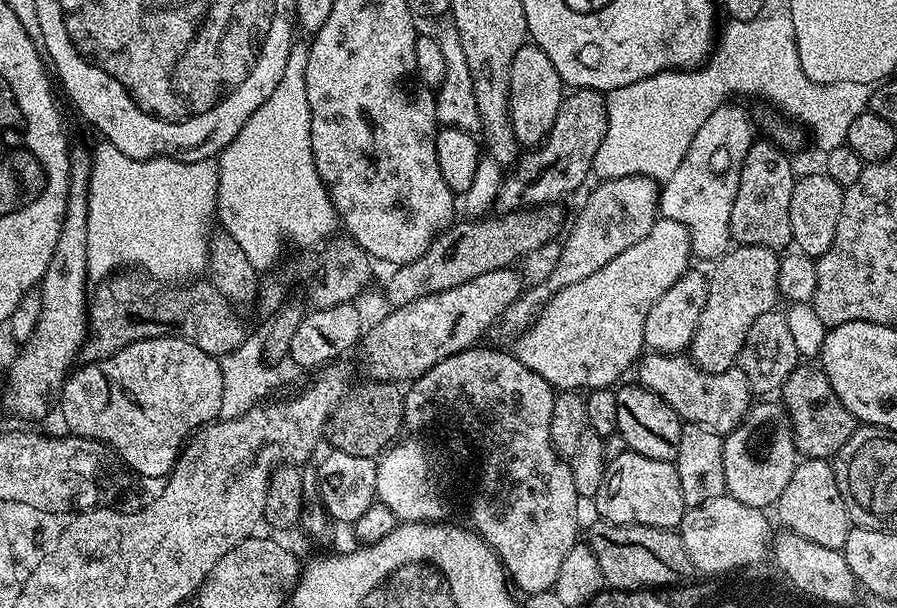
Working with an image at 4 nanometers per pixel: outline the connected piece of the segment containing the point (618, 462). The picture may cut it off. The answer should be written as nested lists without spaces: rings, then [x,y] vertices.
[[[631,450],[604,465],[602,486],[594,498],[601,521],[609,524],[641,524],[651,528],[679,529],[686,511],[678,470],[670,460],[655,460]]]

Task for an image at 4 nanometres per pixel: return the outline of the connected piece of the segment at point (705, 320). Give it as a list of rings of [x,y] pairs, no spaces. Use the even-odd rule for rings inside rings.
[[[749,244],[733,247],[715,261],[716,269],[708,276],[708,301],[698,318],[698,326],[694,330],[694,338],[690,345],[690,358],[702,370],[725,372],[737,363],[742,342],[746,342],[750,326],[754,326],[754,322],[763,312],[771,312],[777,307],[779,265],[780,256],[773,249]]]

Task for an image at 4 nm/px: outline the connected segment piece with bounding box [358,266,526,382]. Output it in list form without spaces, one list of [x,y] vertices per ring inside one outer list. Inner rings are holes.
[[[515,267],[499,268],[473,278],[470,282],[462,282],[462,286],[454,286],[454,290],[442,290],[438,294],[430,294],[426,298],[418,298],[401,308],[392,308],[389,316],[384,316],[372,329],[365,331],[360,337],[360,368],[367,379],[372,382],[411,382],[417,380],[426,370],[430,370],[438,362],[450,358],[467,348],[479,345],[480,340],[495,325],[520,293],[525,291],[526,284]]]

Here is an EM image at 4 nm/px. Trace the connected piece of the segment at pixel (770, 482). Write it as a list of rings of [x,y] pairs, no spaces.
[[[764,398],[753,403],[744,415],[744,422],[723,437],[726,492],[738,502],[751,508],[768,510],[779,500],[790,474],[798,463],[796,443],[792,437],[792,423],[783,403]]]

